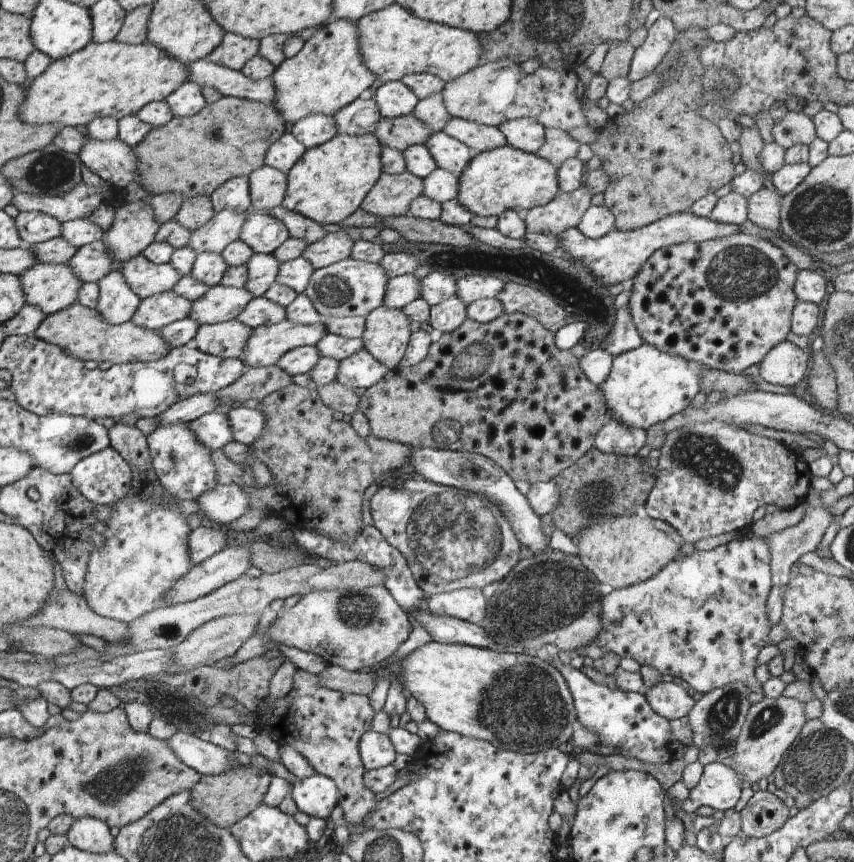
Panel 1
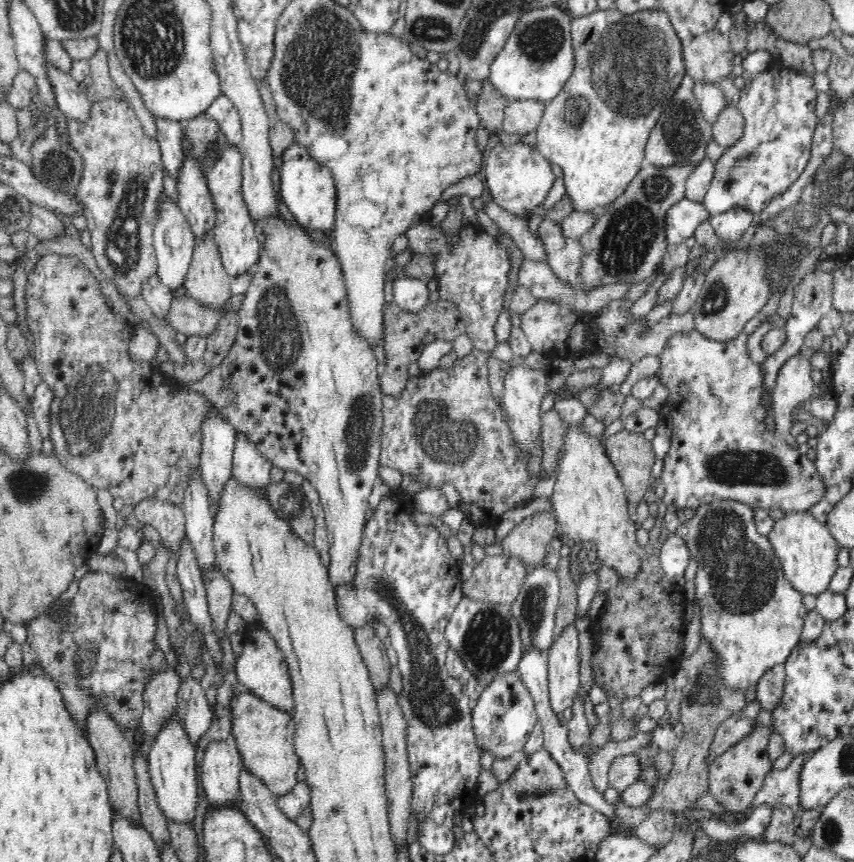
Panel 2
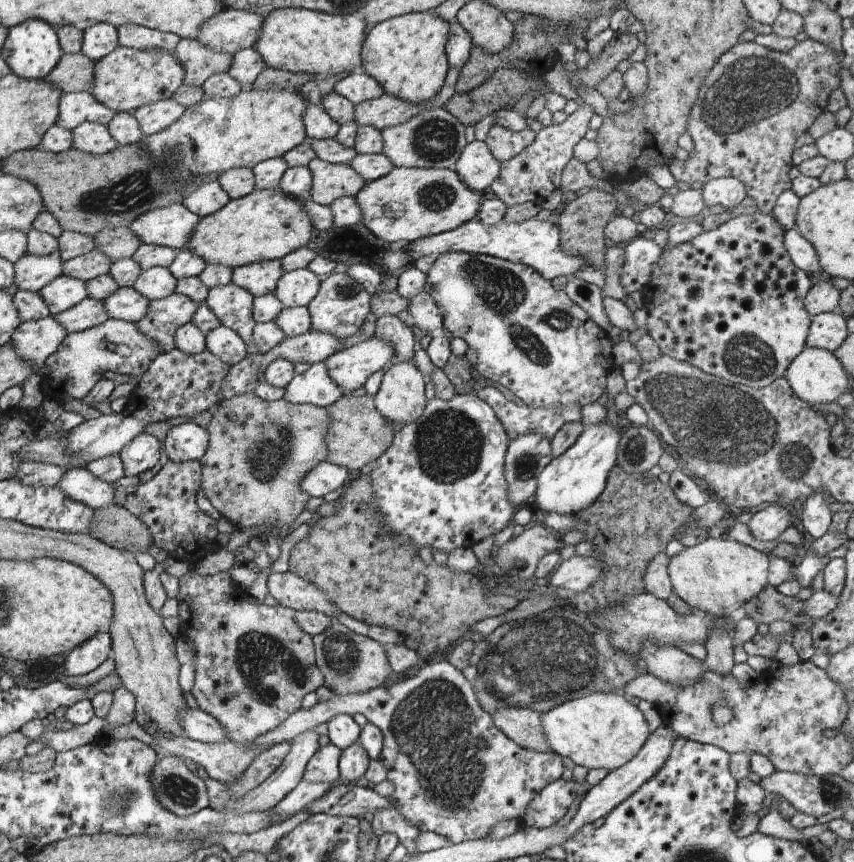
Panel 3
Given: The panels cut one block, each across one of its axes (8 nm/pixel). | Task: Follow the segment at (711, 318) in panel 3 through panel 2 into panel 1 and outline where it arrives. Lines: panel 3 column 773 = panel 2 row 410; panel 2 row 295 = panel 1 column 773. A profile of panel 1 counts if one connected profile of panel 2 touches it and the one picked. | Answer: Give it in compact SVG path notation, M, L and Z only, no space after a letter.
M739 231L731 237L698 243L688 241L651 255L639 274L627 284L632 291L629 307L644 342L708 369L743 374L750 366L762 363L779 343L786 341L797 301L794 280L798 271L782 249L758 235Z

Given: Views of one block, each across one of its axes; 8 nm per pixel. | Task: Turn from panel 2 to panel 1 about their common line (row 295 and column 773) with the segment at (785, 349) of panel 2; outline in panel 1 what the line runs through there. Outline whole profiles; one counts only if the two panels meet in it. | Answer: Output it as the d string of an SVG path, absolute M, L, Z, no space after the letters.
M756 791L740 812L741 834L750 838L768 836L786 824L790 818L788 812L789 808L780 793Z

